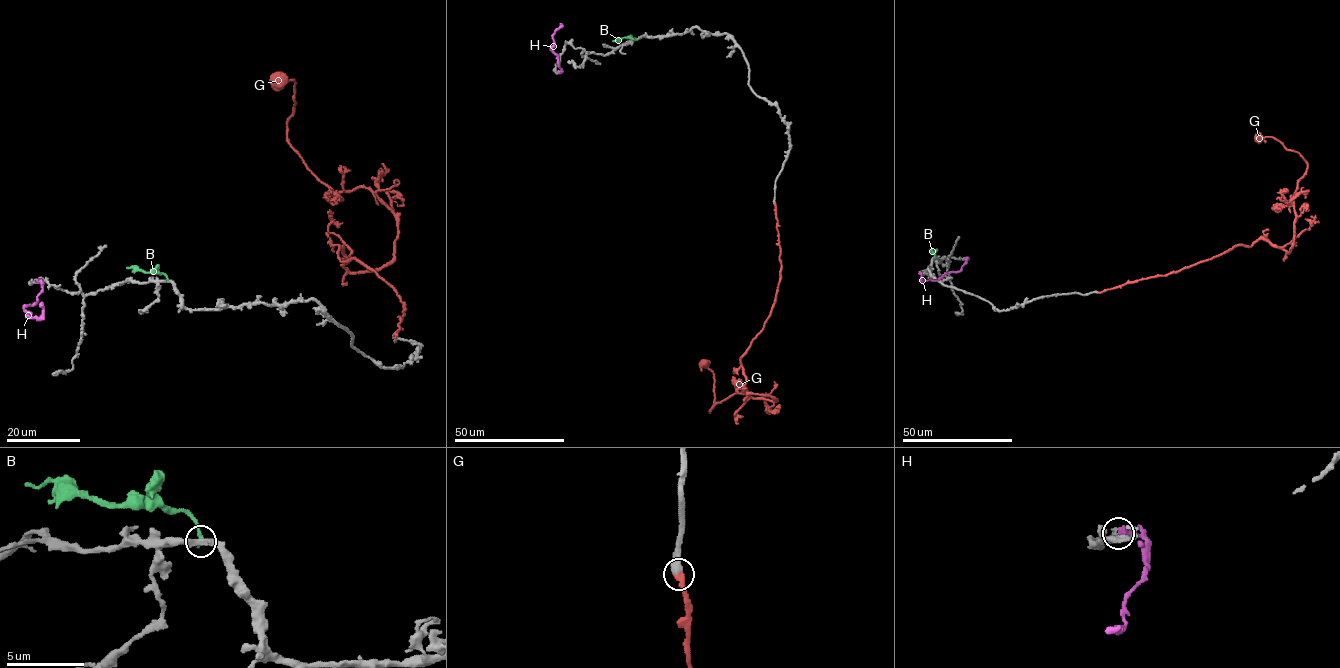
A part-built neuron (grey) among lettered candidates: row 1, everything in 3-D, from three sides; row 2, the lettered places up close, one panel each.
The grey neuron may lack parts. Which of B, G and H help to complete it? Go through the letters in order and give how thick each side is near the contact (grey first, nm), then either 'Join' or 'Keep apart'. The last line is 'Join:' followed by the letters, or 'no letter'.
B: Thickness 340 nm (grey) against 200 nm. Keep apart
G: Thickness 480 nm (grey) against 340 nm. Join
H: Thickness 440 nm (grey) against 600 nm. Keep apart
Join: G

